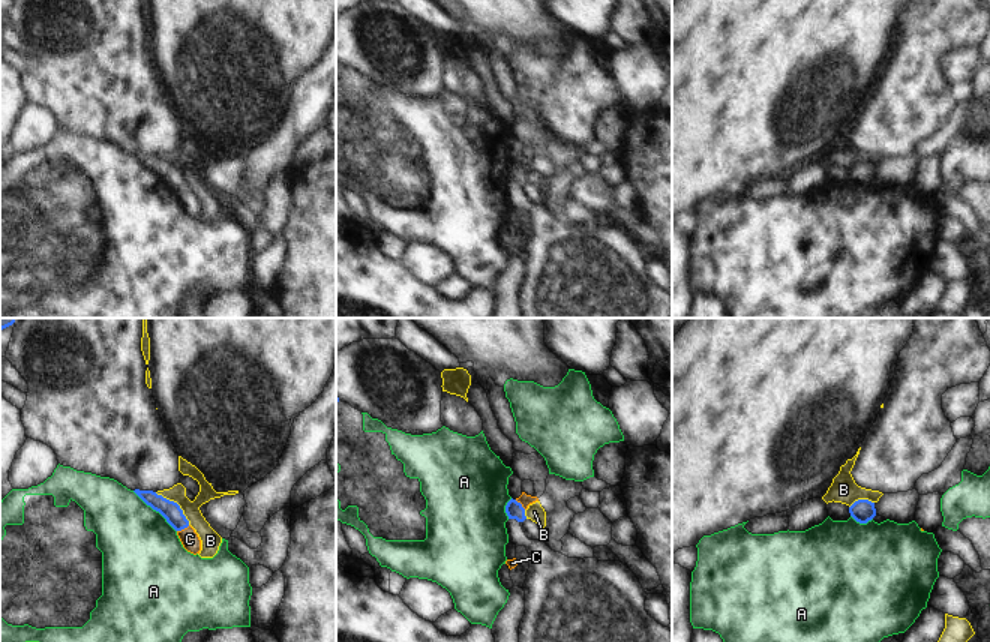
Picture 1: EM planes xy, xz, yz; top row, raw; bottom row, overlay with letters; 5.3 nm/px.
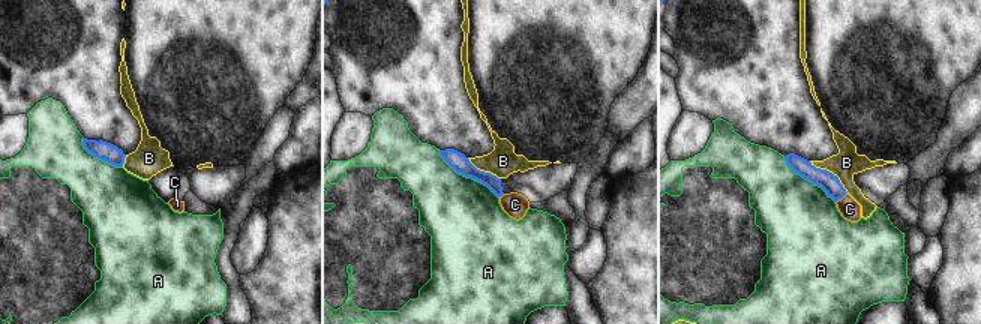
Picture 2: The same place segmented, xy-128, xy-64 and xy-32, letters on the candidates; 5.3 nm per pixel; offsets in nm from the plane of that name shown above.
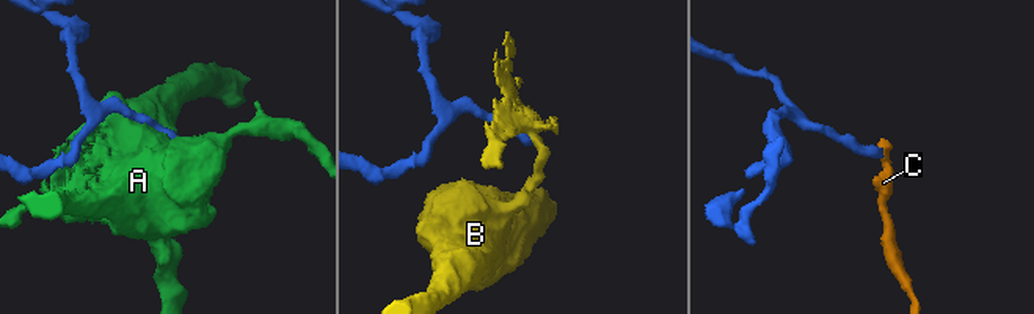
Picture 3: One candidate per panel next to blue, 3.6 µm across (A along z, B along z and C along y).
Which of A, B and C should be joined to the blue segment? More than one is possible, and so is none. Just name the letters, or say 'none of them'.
none of them

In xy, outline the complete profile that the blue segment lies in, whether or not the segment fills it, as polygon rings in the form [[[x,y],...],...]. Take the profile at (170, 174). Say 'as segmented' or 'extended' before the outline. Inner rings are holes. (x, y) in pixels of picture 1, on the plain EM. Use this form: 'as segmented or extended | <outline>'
as segmented | [[[134,154],[147,170],[150,170],[153,174],[159,176],[166,186],[176,194],[182,195],[189,190],[189,184],[183,178],[183,174],[180,170],[174,165],[170,165],[164,162],[162,159],[158,159],[153,154]]]

